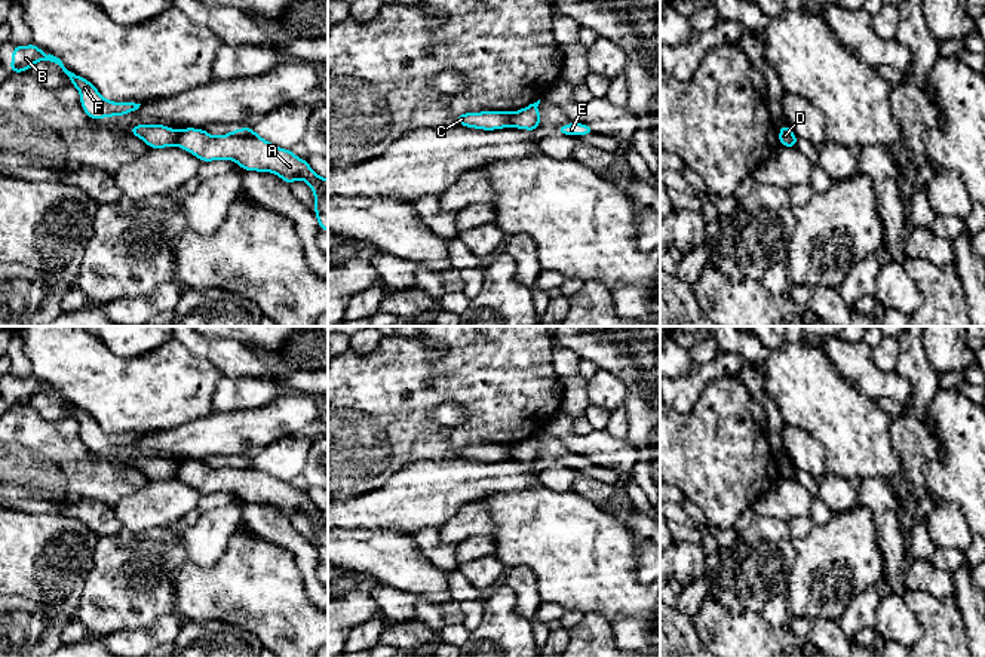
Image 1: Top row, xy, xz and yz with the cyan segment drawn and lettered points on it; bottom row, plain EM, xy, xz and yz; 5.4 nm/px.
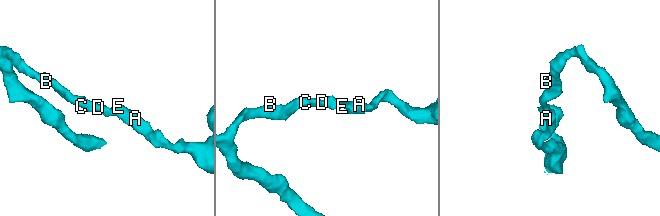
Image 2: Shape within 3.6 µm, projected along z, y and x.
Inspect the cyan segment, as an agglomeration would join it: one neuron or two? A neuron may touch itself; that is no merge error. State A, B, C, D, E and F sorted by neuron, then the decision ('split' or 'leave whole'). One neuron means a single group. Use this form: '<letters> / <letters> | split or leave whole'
A D E / B C F | split

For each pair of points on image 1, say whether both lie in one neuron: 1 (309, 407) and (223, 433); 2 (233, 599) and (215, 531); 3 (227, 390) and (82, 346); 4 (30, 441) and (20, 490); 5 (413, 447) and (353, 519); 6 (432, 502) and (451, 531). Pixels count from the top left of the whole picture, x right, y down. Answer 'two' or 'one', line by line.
1: one
2: two
3: two
4: one
5: two
6: two

